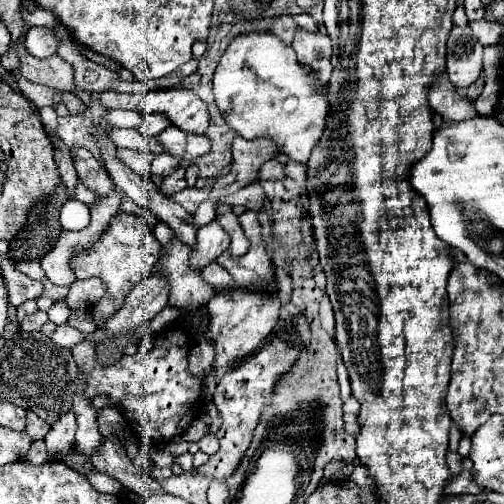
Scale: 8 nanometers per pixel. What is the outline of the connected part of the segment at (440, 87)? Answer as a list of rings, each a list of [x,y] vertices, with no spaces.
[[[441,74],[437,86],[429,90],[429,104],[445,122],[463,122],[477,116],[473,102],[457,92],[447,74]]]

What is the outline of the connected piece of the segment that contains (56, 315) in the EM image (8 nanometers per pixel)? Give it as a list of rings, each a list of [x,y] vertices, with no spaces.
[[[61,300],[61,302],[55,302],[49,310],[47,310],[47,314],[49,314],[49,320],[53,322],[53,324],[65,324],[69,318],[69,306],[67,306],[67,302],[65,300]]]

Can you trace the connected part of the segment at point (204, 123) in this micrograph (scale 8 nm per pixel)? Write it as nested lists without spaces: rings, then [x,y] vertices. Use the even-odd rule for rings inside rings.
[[[171,88],[171,90],[155,90],[155,92],[143,92],[143,94],[123,94],[123,92],[113,92],[113,90],[105,90],[99,94],[99,100],[105,108],[113,110],[137,110],[143,116],[149,114],[163,114],[165,118],[171,120],[173,126],[177,126],[179,130],[187,132],[187,134],[205,134],[207,126],[209,126],[209,110],[207,104],[193,94],[191,90],[185,88]]]

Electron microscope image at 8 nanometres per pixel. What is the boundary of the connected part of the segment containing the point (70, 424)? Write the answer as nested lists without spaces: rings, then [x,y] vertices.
[[[73,412],[65,414],[59,422],[55,422],[51,426],[51,432],[45,436],[47,454],[49,454],[51,460],[61,460],[73,450],[75,430],[77,430],[77,422],[75,422]]]

